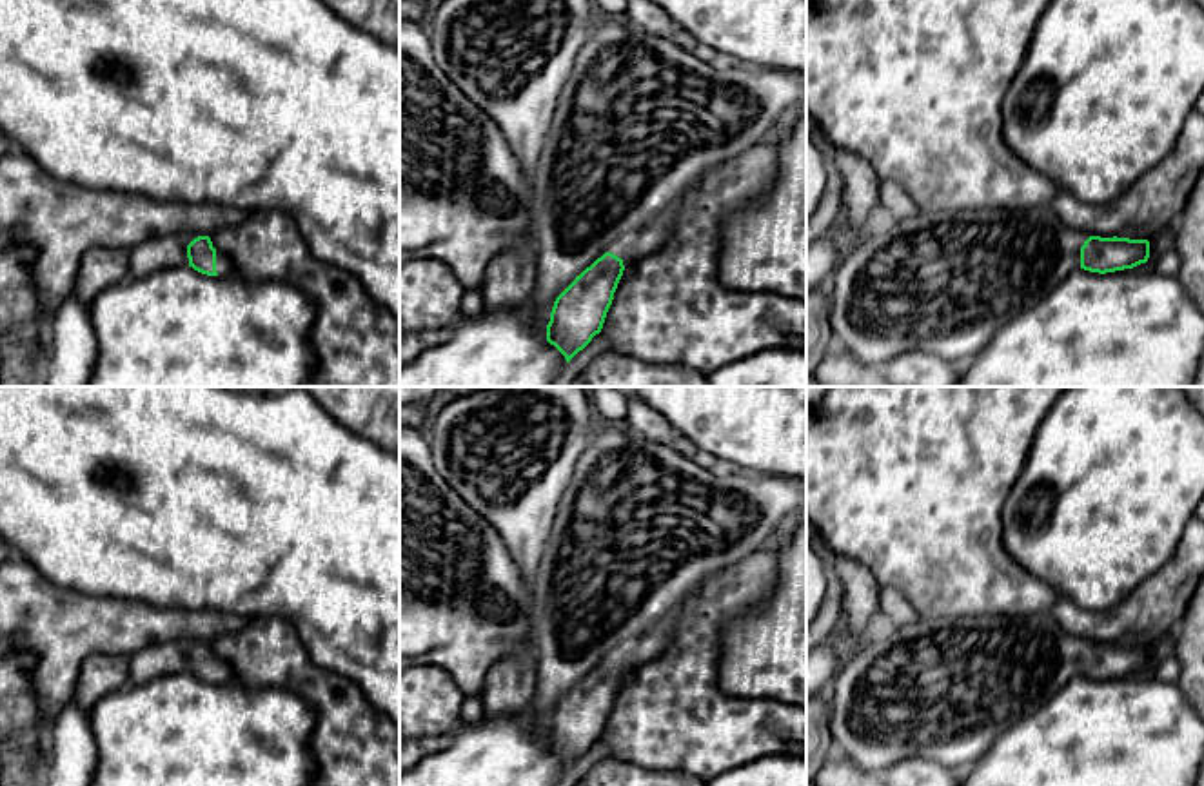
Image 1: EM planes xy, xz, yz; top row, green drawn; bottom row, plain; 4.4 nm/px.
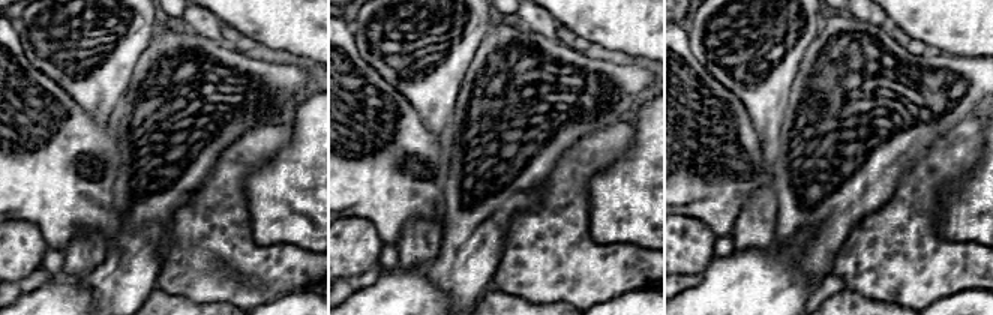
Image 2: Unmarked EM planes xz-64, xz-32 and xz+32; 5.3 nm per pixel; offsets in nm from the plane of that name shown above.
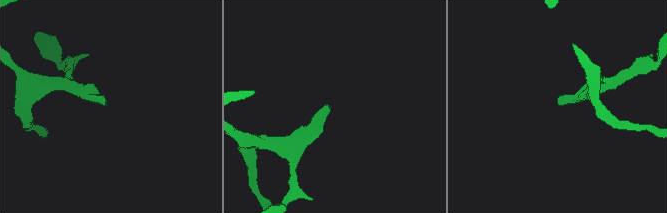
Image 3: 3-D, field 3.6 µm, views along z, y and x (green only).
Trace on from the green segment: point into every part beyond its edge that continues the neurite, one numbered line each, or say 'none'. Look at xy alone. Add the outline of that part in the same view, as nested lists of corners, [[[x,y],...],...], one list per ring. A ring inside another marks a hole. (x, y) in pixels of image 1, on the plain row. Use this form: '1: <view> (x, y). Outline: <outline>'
1: xy (167, 658). Outline: [[[198,641],[154,643],[131,655],[131,684],[145,684],[158,677],[189,672],[187,652]]]

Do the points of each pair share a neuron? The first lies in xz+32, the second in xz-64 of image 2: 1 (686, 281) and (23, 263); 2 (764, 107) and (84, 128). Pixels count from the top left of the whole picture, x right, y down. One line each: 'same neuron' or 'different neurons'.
1: different neurons
2: different neurons

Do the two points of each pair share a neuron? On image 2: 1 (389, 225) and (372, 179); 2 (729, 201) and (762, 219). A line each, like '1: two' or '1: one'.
1: one
2: two

